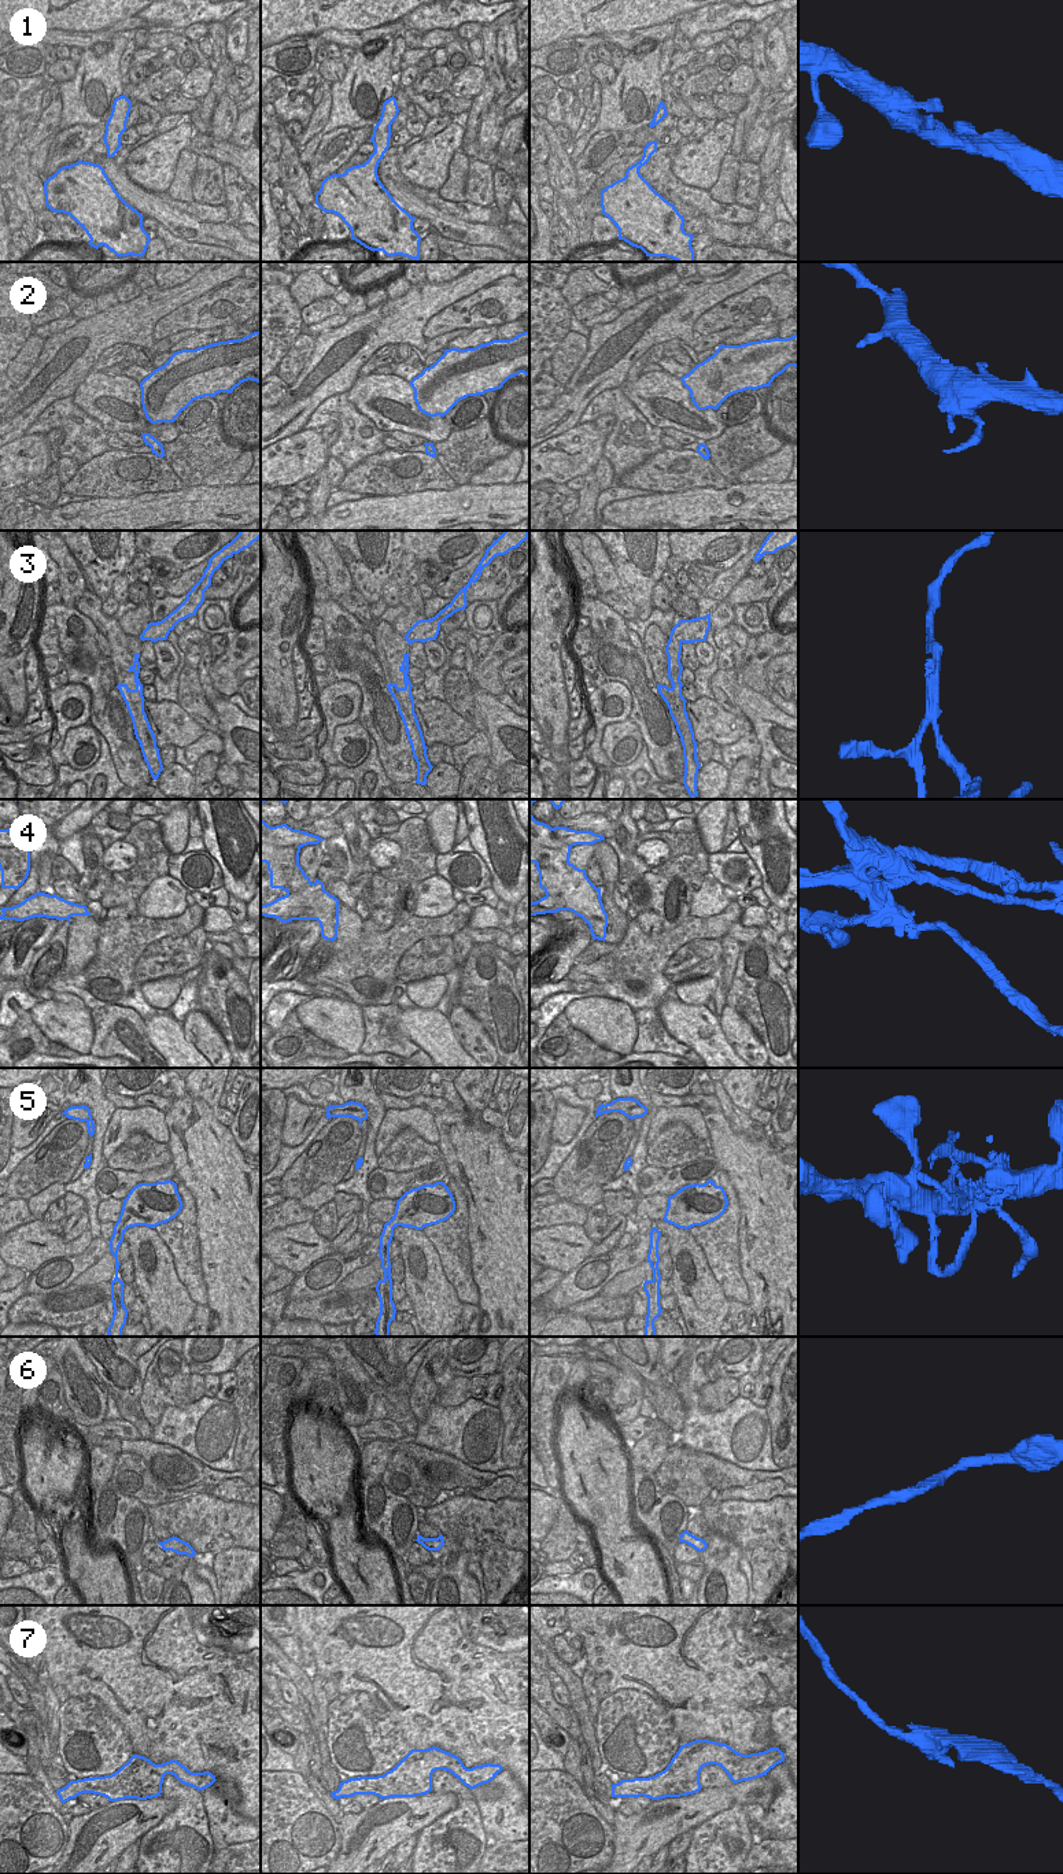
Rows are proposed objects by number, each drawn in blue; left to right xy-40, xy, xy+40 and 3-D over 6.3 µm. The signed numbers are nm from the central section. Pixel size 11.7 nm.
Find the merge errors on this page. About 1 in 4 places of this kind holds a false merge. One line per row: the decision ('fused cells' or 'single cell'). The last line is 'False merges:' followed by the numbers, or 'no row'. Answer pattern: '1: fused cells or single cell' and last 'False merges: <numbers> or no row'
1: single cell
2: fused cells
3: fused cells
4: fused cells
5: fused cells
6: single cell
7: single cell
False merges: 2, 3, 4, 5

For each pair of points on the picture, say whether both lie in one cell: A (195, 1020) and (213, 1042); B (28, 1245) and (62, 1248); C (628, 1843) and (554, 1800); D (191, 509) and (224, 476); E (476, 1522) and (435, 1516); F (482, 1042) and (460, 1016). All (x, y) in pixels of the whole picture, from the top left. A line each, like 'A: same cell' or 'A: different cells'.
A: same cell
B: same cell
C: different cells
D: different cells
E: same cell
F: same cell

